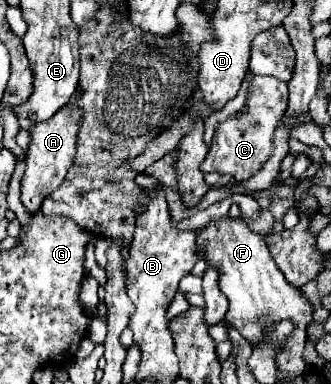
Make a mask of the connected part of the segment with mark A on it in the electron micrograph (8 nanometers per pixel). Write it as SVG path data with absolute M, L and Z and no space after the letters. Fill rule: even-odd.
M73 98L73 102L69 106L65 106L65 110L59 110L49 122L39 122L31 130L33 142L29 146L29 154L25 160L27 170L21 180L21 202L29 214L39 212L41 202L53 190L57 190L57 186L63 182L69 166L73 164L75 148L77 148L77 124L75 122L77 122L77 98Z

